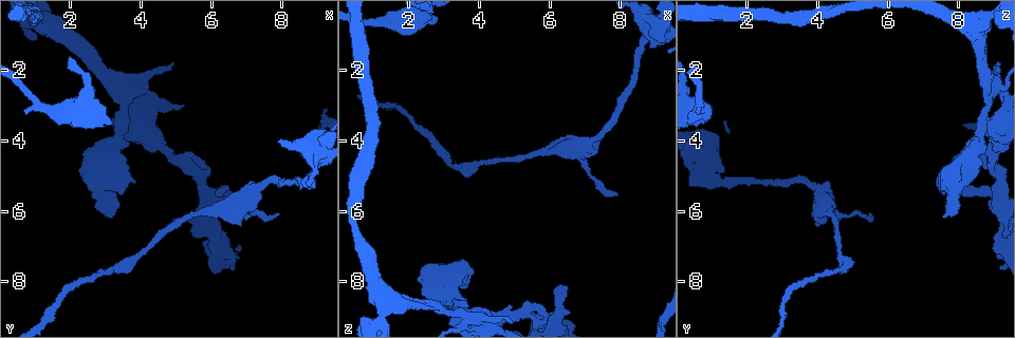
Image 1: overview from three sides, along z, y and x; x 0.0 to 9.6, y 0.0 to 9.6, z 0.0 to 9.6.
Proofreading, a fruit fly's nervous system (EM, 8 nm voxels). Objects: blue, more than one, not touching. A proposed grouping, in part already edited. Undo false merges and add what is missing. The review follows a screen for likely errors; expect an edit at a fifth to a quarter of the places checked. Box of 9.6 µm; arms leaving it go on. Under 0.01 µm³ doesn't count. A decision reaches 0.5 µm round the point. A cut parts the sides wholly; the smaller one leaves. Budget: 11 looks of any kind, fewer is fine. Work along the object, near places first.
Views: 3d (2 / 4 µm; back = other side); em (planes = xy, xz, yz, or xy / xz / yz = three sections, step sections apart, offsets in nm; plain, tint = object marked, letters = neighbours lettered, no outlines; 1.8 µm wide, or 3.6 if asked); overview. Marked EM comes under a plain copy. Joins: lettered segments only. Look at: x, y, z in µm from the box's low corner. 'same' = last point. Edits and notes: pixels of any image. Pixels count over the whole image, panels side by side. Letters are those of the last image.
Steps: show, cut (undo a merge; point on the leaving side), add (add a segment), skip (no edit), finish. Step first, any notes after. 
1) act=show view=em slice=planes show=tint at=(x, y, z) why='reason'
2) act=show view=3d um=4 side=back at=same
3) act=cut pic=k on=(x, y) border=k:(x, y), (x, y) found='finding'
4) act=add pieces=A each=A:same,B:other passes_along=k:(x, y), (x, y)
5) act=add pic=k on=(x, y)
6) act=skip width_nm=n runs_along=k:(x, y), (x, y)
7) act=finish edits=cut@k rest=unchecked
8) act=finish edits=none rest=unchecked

act=show view=3d um=4 at=(6.80, 6.35, 4.00) why='branch stops here'

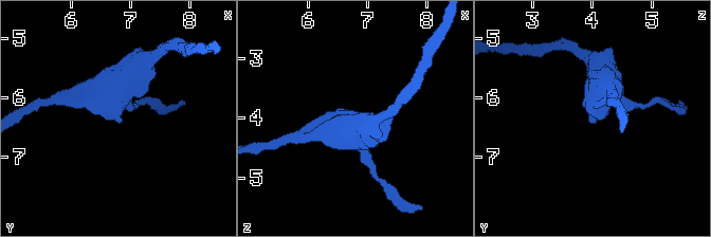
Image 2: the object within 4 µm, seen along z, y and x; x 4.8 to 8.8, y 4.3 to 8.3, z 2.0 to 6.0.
act=show view=em slice=planes show=letters at=(6.85, 6.45, 4.10) why='shape alone is not enough'

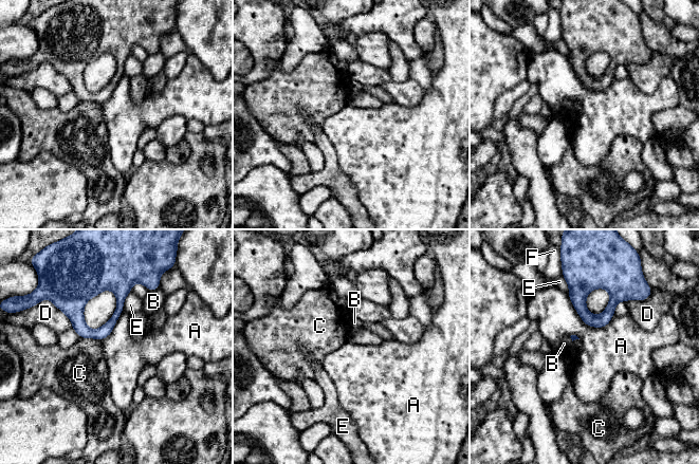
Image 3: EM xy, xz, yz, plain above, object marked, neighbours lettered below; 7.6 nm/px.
act=skip each=A:other,B:other,C:other,D:other,E:other,F:other border=3:(567, 294), (585, 323), (611, 320) found='no lettered segment goes on from it'

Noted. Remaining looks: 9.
act=show view=em um=3.6 slice=planes show=tint at=(7.85, 6.10, 5.60) why='branch stops here'

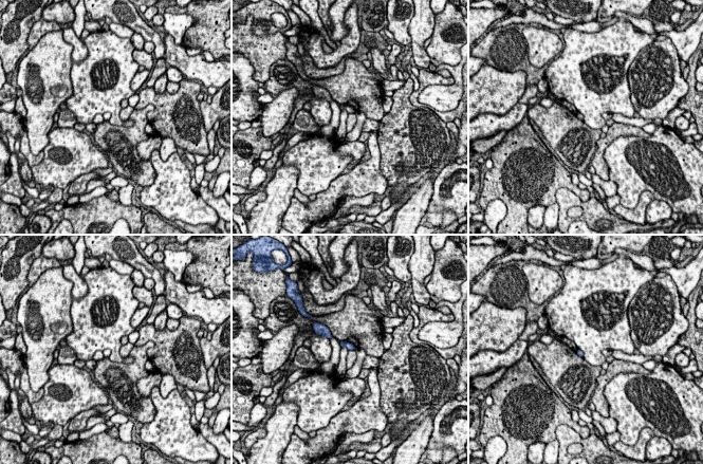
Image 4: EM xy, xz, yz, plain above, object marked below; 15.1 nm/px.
act=show view=em um=3.6 slice=planes show=letters at=same

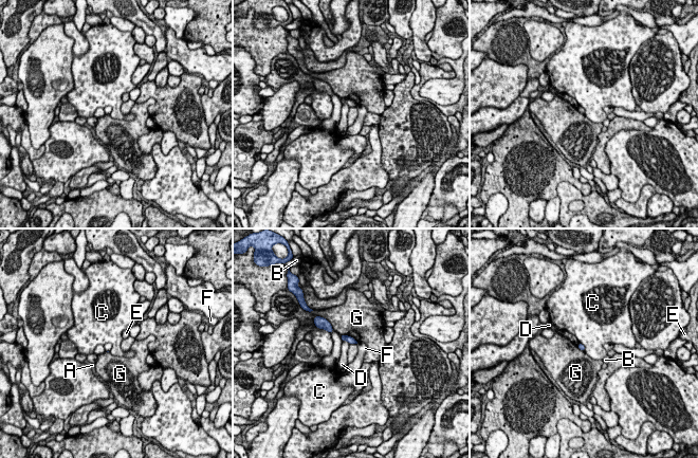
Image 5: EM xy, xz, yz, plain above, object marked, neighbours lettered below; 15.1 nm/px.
act=skip each=A:other,B:other,C:other,D:other,E:other,F:other,G:other border=5:(319, 328), (326, 329), (330, 333) found='none of them fits'

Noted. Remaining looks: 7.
act=show view=3d um=2 side=back at=(5.75, 5.80, 9.20) why='calibre changes'

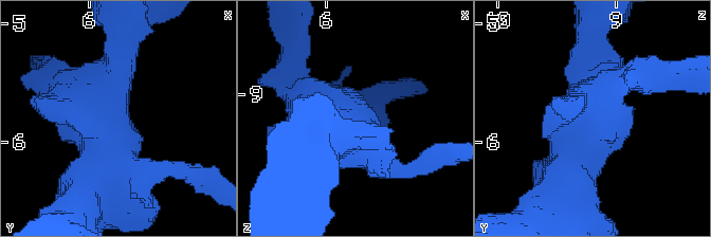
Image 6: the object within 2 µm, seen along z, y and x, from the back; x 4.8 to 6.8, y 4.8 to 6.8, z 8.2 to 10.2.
act=show view=em um=3.6 slice=planes show=tint at=(5.74, 5.78, 9.14)

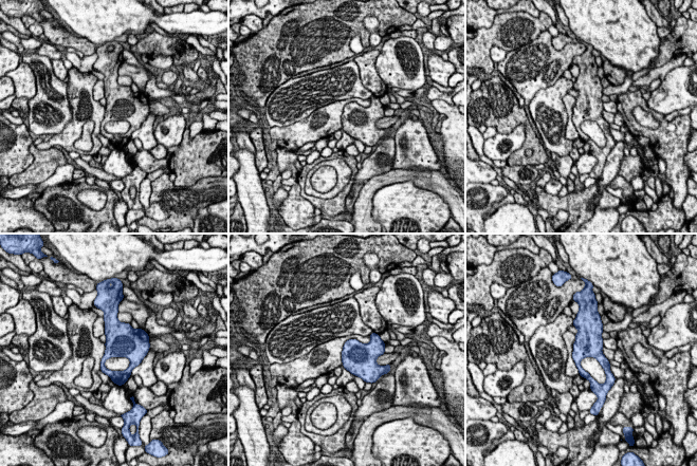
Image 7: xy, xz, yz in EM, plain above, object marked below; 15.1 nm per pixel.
act=show view=em um=3.6 slice=planes show=letters at=same why='see the neighbours'

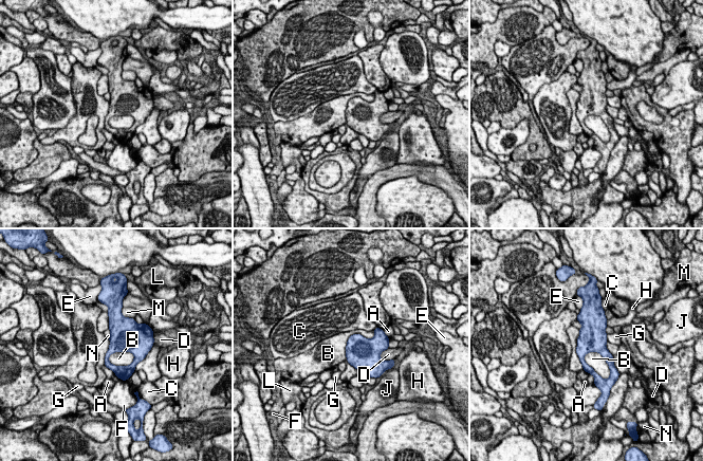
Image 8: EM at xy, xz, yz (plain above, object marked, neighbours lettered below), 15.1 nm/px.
act=skip each=A:other,B:other,C:other,D:other,E:other,F:other,G:other,H:other,J:other,L:other,M:other,N:other border=8:(587, 352), (585, 361), (607, 379) found='one neuron here'

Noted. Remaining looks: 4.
act=show view=em um=3.6 slice=planes show=tint at=(3.00, 5.20, 8.00) why='calibre changes'

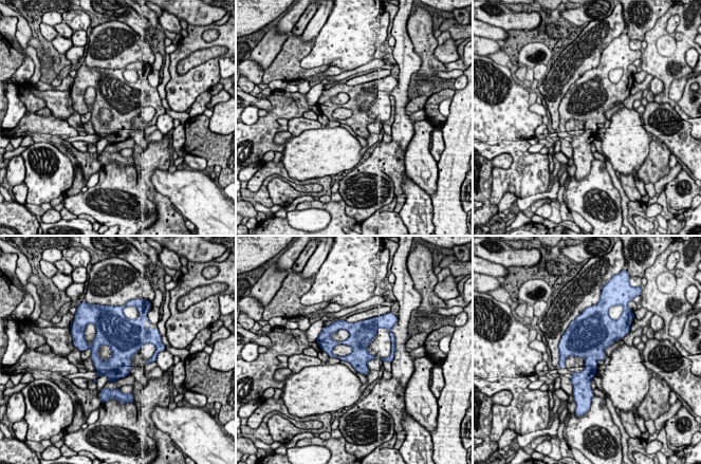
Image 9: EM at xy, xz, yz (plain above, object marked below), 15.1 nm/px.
act=show view=em um=3.6 slice=planes show=letters at=same why='what lies round it'

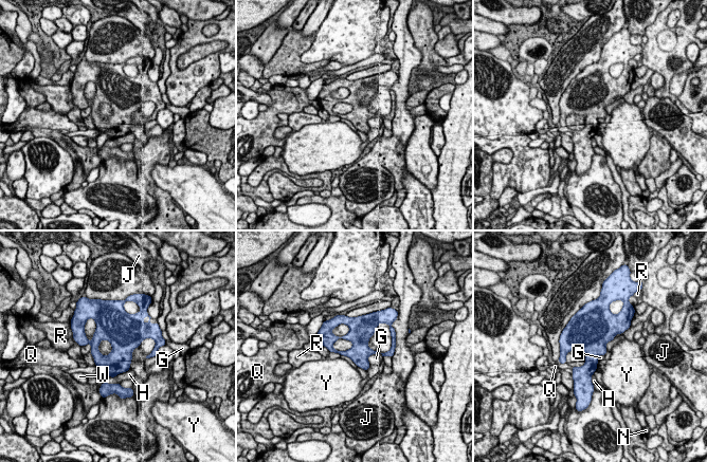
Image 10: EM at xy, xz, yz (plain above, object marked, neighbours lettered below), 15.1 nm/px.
act=skip width_nm=300 each=G:other,H:other,J:other,N:other,Q:other,R:other,W:other,Y:other border=10:(377, 352), (367, 358), (369, 364) found='all the same neuron'

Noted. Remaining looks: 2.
act=show view=em slice=planes show=letters at=(8.95, 4.35, 0.70) why='abrupt turn'

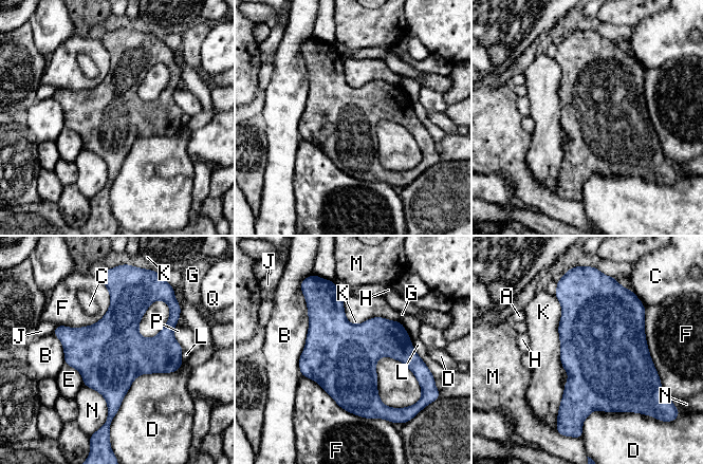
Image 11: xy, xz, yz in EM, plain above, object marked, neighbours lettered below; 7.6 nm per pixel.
act=skip each=A:other,B:other,C:other,D:other,E:other,F:other,G:other,H:other,J:other,K:other,L:other,M:other,N:other,P:other,Q:other border=11:(553, 295), (568, 374), (557, 420) found='continuous, no second neuron'

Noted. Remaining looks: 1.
act=finish edits=none rest=unchecked

